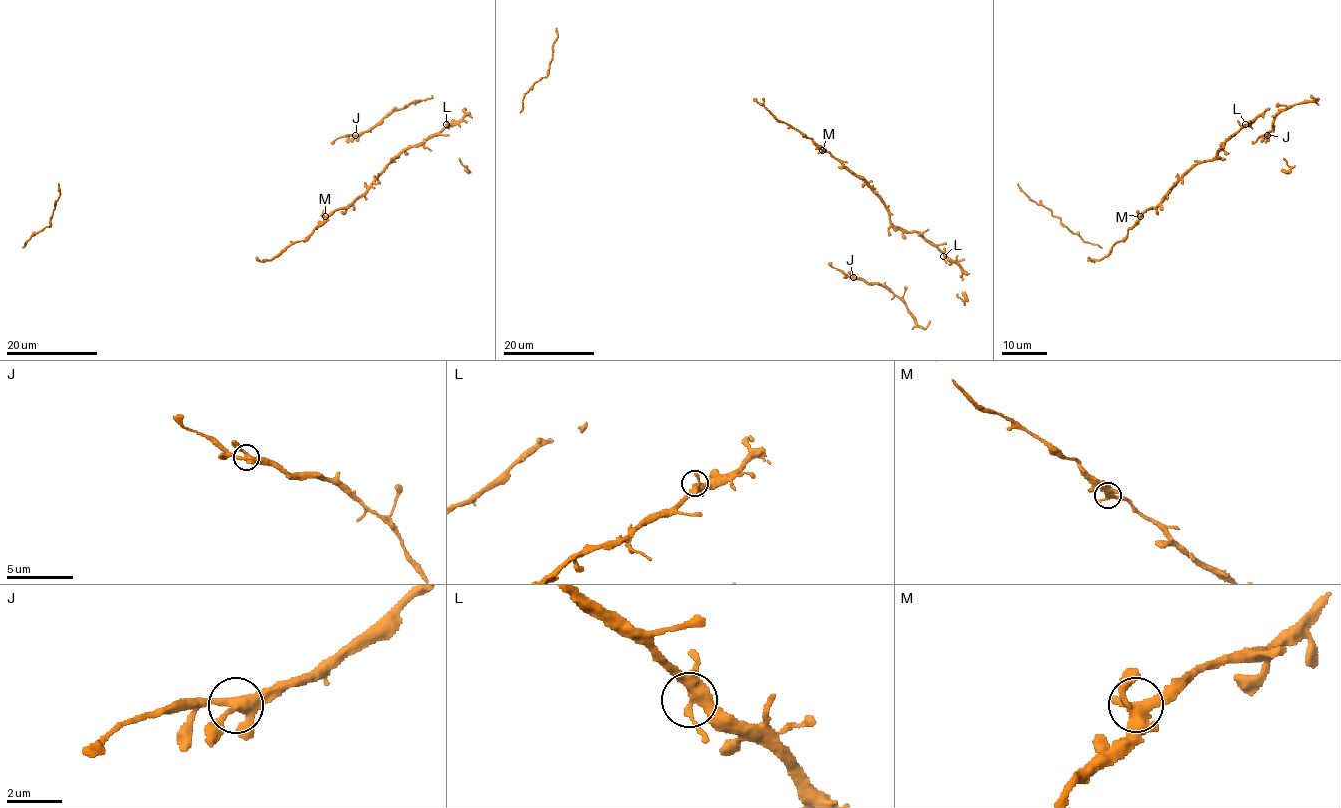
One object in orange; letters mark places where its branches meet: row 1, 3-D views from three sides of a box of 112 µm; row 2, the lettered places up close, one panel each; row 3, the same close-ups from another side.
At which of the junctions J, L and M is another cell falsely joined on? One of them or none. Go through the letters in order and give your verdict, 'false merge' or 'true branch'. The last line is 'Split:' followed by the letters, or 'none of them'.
J: true branch
L: true branch
M: true branch
Split: none of them

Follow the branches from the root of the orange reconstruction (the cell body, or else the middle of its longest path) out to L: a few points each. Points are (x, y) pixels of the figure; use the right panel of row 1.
L: (1135, 223), (1195, 165), (1211, 160), (1220, 147), (1245, 124)

